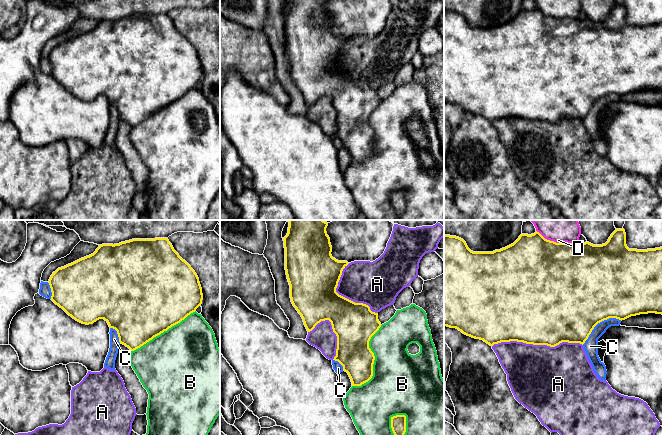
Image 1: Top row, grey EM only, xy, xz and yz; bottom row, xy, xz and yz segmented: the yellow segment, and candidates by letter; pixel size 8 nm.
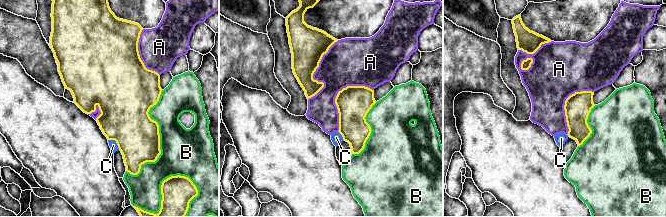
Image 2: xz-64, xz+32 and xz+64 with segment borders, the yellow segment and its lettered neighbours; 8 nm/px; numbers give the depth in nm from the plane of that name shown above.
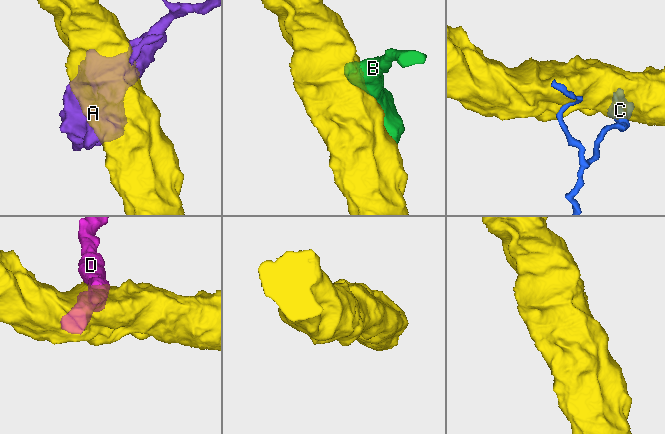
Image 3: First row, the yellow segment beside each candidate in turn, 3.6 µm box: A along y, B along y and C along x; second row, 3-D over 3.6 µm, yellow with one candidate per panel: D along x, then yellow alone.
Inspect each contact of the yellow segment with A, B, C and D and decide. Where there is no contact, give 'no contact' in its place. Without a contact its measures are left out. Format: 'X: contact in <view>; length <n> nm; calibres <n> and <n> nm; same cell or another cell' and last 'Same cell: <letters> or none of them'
A: contact in yz; length 750 nm; calibres 500 and 500 nm; another cell
B: contact in xz; length 550 nm; calibres 280 and 420 nm; another cell
C: contact in yz; length 380 nm; calibres 500 and 120 nm; another cell
D: contact in yz; length 340 nm; calibres 500 and 160 nm; another cell
Same cell: none of them

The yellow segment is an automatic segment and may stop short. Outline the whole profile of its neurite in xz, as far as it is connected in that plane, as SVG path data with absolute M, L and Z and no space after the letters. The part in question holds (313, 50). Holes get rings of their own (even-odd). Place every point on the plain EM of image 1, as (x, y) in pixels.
M289 0L288 9L284 13L285 46L290 61L290 74L293 82L301 91L308 108L312 107L321 97L329 96L333 108L337 112L336 132L333 136L343 142L352 162L361 162L373 152L374 129L369 124L371 113L379 106L381 99L378 89L372 88L370 83L363 79L355 79L336 68L343 45L349 40L347 37L338 37L332 33L332 22L327 11L328 0Z

